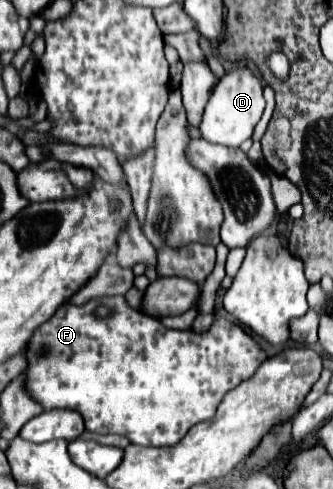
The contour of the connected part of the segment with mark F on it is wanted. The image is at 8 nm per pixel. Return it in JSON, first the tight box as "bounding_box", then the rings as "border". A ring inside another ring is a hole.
{"bounding_box":[25,296,267,448],"border":[[[101,296],[101,298],[91,298],[89,302],[81,304],[81,306],[75,306],[71,300],[63,302],[57,312],[53,314],[53,318],[49,318],[45,324],[41,324],[31,340],[27,342],[27,348],[25,348],[25,358],[27,358],[27,368],[25,368],[25,388],[27,388],[27,394],[31,394],[31,398],[35,402],[39,402],[43,406],[43,410],[57,410],[57,408],[69,408],[69,410],[75,410],[83,416],[85,420],[85,428],[93,434],[119,434],[119,436],[125,436],[129,438],[131,444],[139,444],[139,446],[157,446],[157,448],[163,448],[163,446],[175,446],[191,426],[199,424],[199,422],[205,422],[209,418],[215,416],[215,408],[219,406],[221,398],[225,392],[229,392],[231,388],[235,388],[237,384],[241,384],[243,380],[251,378],[255,374],[255,370],[261,366],[261,362],[267,358],[267,354],[257,346],[257,342],[245,334],[245,330],[227,320],[227,318],[217,318],[211,326],[209,332],[205,334],[195,334],[191,330],[171,330],[171,328],[165,328],[157,318],[151,318],[151,316],[145,316],[141,314],[139,310],[133,310],[127,302],[125,302],[125,296]],[[97,306],[109,306],[113,308],[113,314],[105,320],[101,318],[95,318],[93,310]]]}

